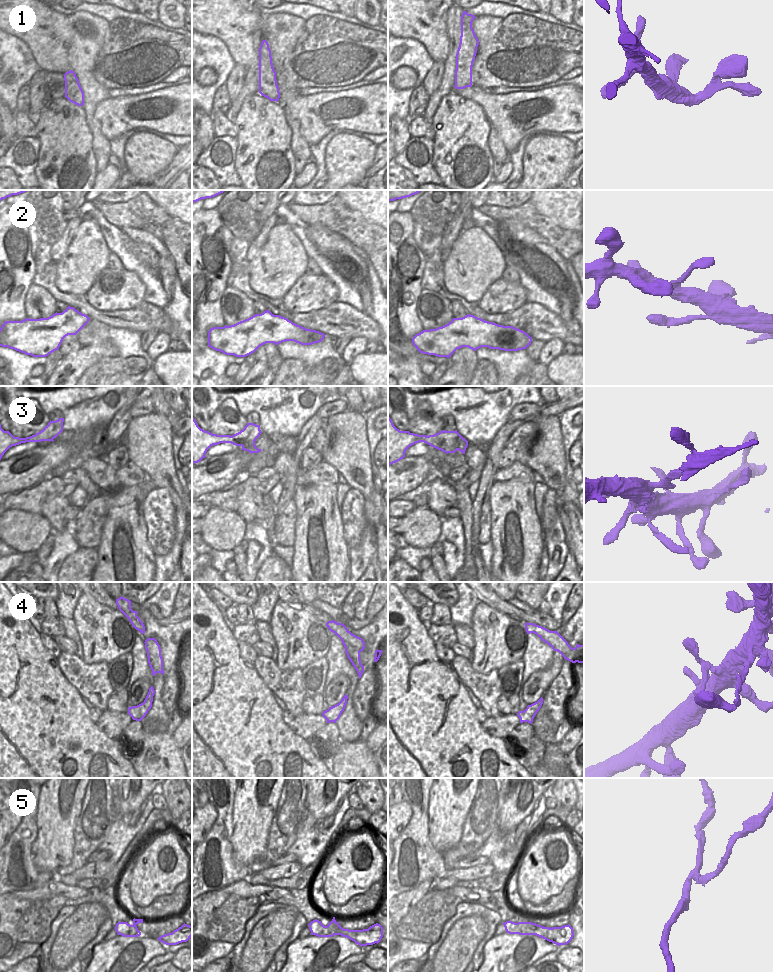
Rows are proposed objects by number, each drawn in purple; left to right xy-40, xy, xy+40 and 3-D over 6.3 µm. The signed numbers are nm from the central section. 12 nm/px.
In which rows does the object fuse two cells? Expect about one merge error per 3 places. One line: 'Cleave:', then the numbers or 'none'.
Cleave: 3, 5

